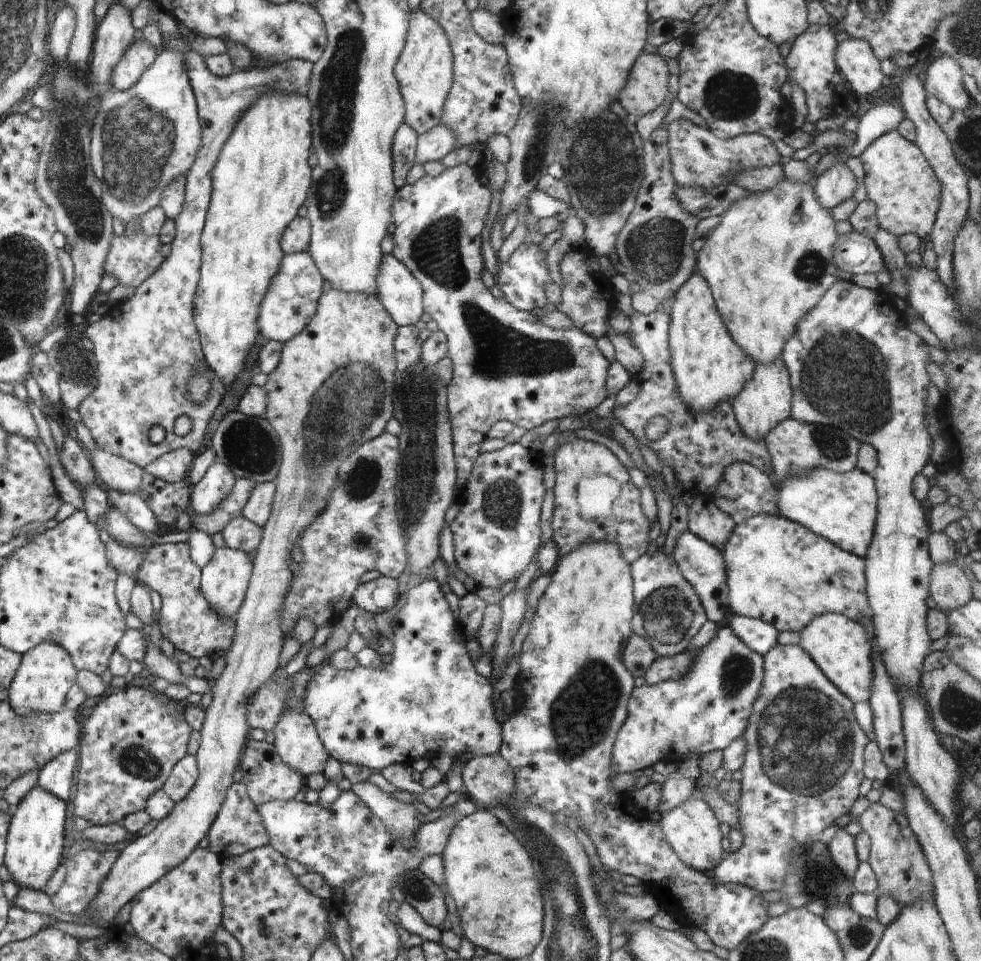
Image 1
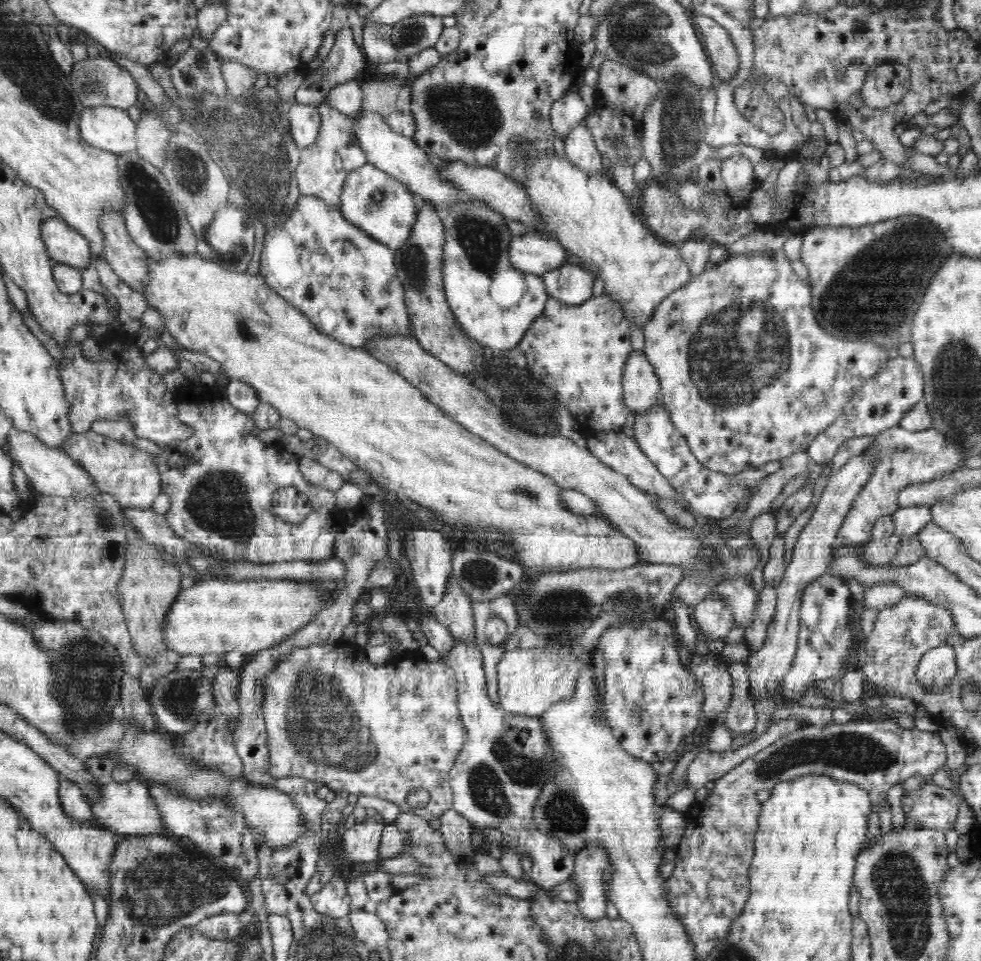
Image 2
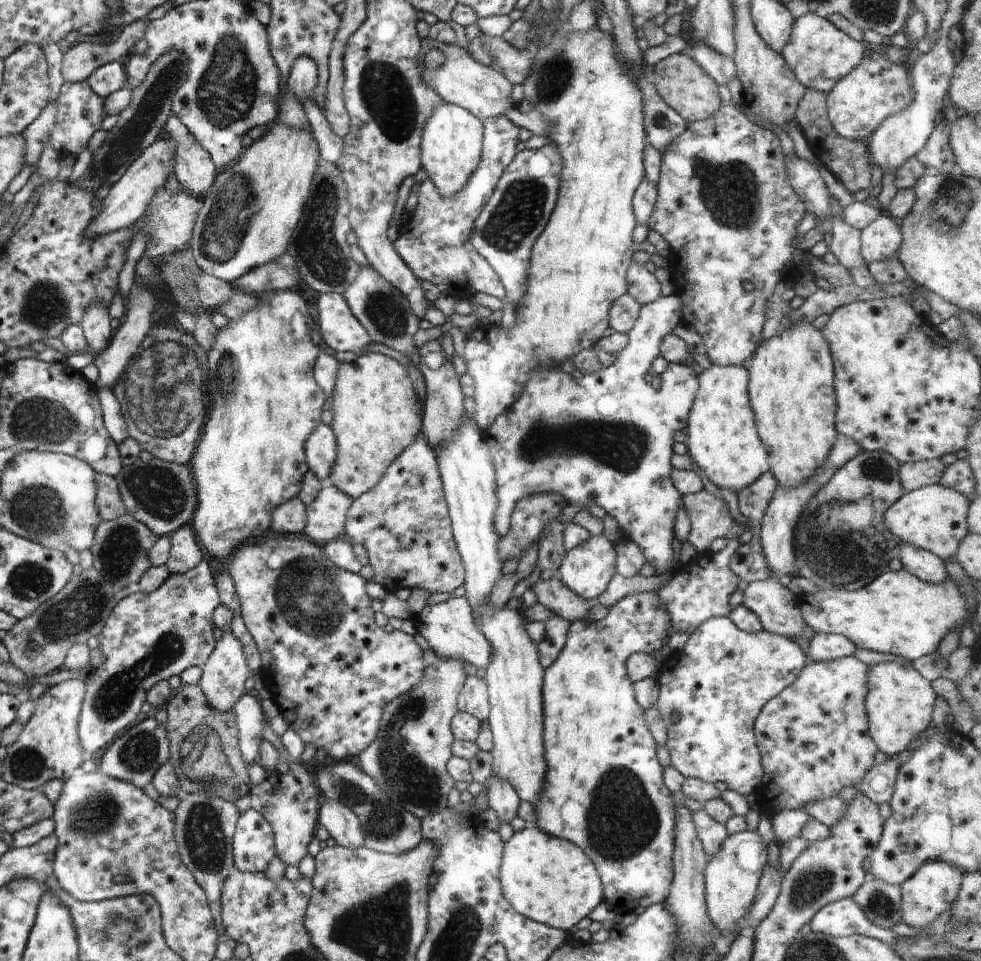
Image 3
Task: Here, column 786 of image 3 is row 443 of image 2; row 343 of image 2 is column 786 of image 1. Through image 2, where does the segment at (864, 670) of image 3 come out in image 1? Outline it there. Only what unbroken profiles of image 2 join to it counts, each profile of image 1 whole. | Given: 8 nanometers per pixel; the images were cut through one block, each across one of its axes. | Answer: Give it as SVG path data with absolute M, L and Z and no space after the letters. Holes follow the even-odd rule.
M776 645L772 650L768 650L763 656L764 658L764 674L762 686L760 687L758 698L754 701L752 712L749 716L749 723L746 730L742 734L746 752L744 754L744 762L741 768L742 779L741 789L733 796L733 803L738 805L738 822L740 822L740 832L743 836L741 847L726 854L722 862L714 867L714 870L709 873L716 882L720 884L742 884L749 886L754 890L766 892L767 890L780 890L784 884L784 876L788 874L788 869L791 868L791 860L797 852L808 852L808 848L812 846L812 842L819 840L820 834L834 824L836 819L844 814L849 814L850 808L860 796L858 788L864 780L864 749L868 744L868 737L864 734L864 730L860 728L856 718L854 718L853 706L854 703L841 690L838 690L826 676L822 670L814 664L814 660L808 656L808 653L800 648L800 645Z

